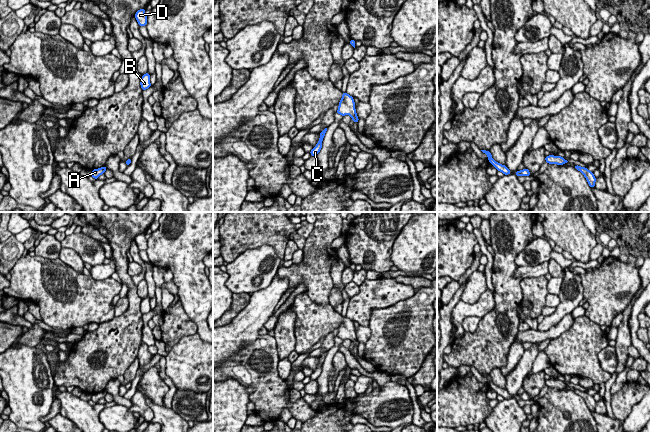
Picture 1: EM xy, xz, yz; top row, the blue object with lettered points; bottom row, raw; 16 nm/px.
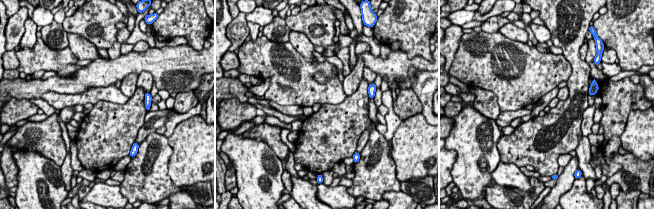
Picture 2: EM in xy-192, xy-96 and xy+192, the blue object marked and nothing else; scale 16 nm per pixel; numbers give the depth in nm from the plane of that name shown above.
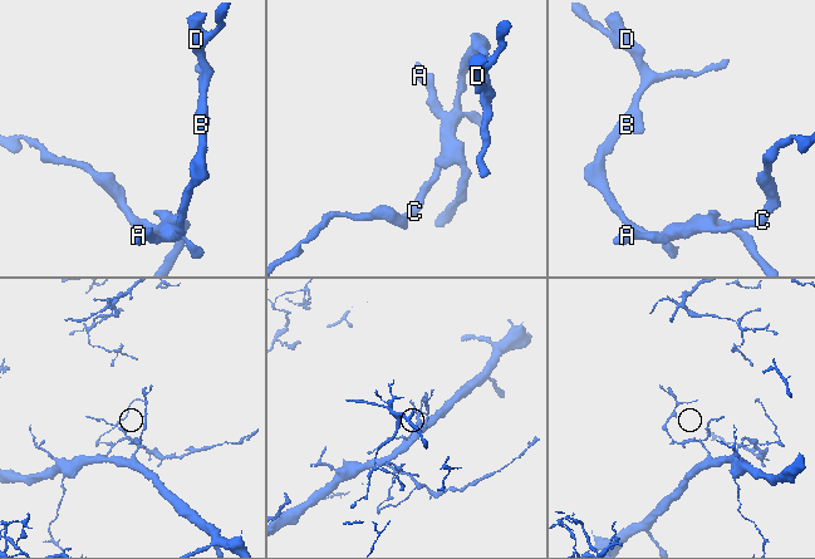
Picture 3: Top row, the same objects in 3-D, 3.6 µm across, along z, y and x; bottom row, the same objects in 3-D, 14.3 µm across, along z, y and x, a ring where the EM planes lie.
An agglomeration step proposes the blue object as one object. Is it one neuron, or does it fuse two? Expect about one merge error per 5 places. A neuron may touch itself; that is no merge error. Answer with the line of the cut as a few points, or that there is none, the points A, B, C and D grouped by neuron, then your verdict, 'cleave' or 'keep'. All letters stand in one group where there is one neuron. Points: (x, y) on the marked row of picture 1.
cut none; groups A B C D; keep

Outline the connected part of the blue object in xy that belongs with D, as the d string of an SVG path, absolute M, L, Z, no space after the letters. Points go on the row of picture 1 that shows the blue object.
M145 8L140 9L135 13L135 18L139 24L139 26L146 26L147 25L147 15L145 14Z

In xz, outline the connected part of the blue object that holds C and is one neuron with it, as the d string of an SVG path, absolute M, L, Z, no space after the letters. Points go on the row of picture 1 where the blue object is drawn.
M325 128L322 132L320 132L320 138L317 145L313 147L313 149L310 151L311 156L317 156L317 154L320 152L322 148L322 141L323 141L326 131L327 131L327 128Z

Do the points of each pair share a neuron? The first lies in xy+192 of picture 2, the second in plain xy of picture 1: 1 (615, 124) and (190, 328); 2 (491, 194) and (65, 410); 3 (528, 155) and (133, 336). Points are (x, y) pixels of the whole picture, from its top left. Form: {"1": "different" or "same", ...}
{"1": "same", "2": "different", "3": "same"}

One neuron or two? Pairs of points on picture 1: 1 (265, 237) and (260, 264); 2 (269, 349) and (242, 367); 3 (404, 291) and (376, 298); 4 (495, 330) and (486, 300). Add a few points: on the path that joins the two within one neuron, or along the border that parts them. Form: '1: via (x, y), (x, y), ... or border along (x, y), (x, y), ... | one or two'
1: border along (242, 253), (248, 249), (270, 245), (281, 259) | two
2: via (261, 357), (257, 365), (250, 367) | one
3: via (397, 292), (383, 292) | one
4: border along (493, 293), (494, 307), (481, 318) | two

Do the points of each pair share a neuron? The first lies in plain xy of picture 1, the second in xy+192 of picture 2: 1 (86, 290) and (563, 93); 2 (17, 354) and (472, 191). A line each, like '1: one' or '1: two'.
1: two
2: one

